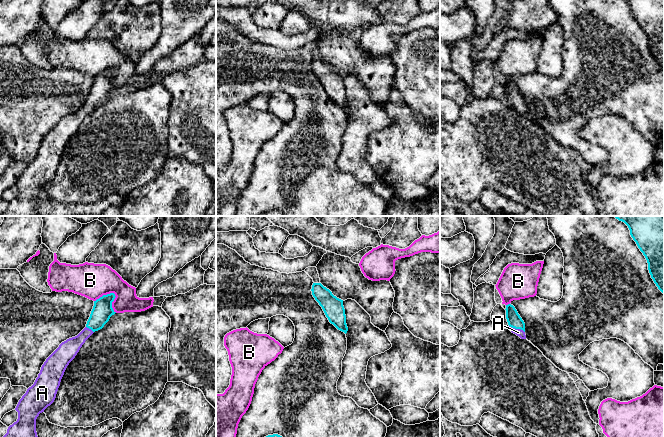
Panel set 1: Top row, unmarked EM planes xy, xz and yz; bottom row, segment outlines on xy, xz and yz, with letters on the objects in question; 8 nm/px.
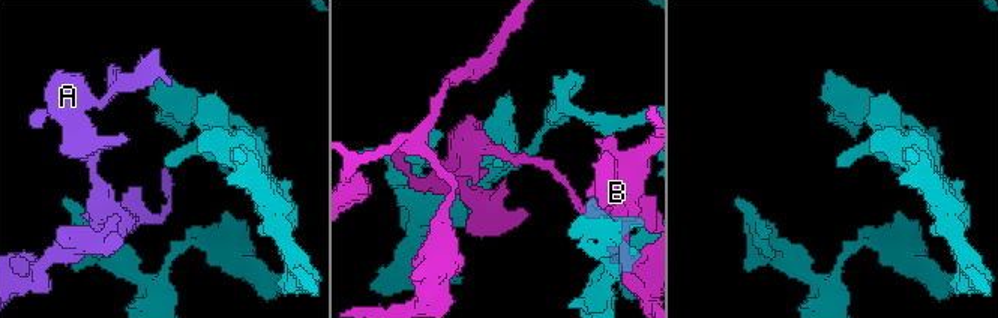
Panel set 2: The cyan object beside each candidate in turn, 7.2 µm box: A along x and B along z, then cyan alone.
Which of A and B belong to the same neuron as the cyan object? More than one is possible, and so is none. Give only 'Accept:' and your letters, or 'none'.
Accept: A

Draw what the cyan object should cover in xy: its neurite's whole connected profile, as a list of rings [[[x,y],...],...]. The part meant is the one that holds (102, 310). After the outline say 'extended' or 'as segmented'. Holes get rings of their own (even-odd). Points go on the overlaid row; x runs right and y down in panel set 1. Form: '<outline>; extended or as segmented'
[[[110,293],[94,301],[86,327],[77,336],[62,342],[46,359],[34,384],[27,389],[15,408],[17,421],[8,427],[3,437],[38,437],[37,417],[54,402],[67,366],[85,341],[95,331],[102,329],[116,313],[112,308],[115,297],[114,293]]]; extended

